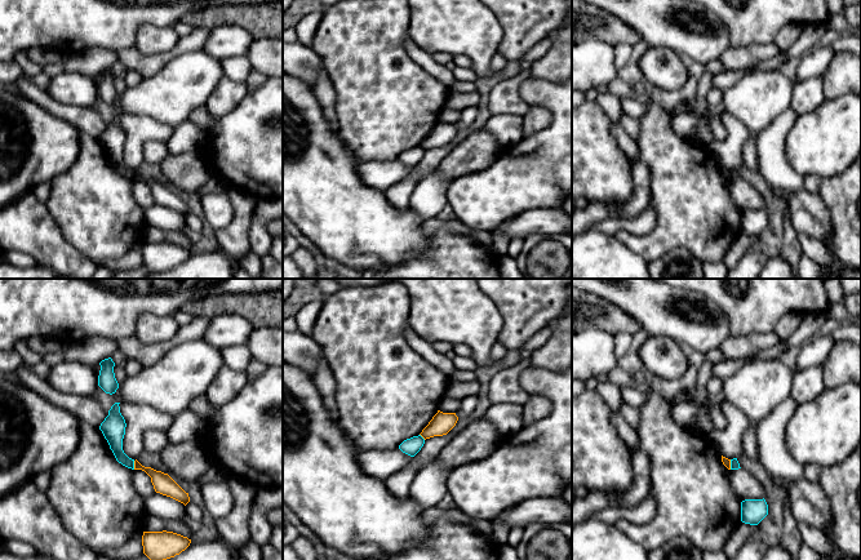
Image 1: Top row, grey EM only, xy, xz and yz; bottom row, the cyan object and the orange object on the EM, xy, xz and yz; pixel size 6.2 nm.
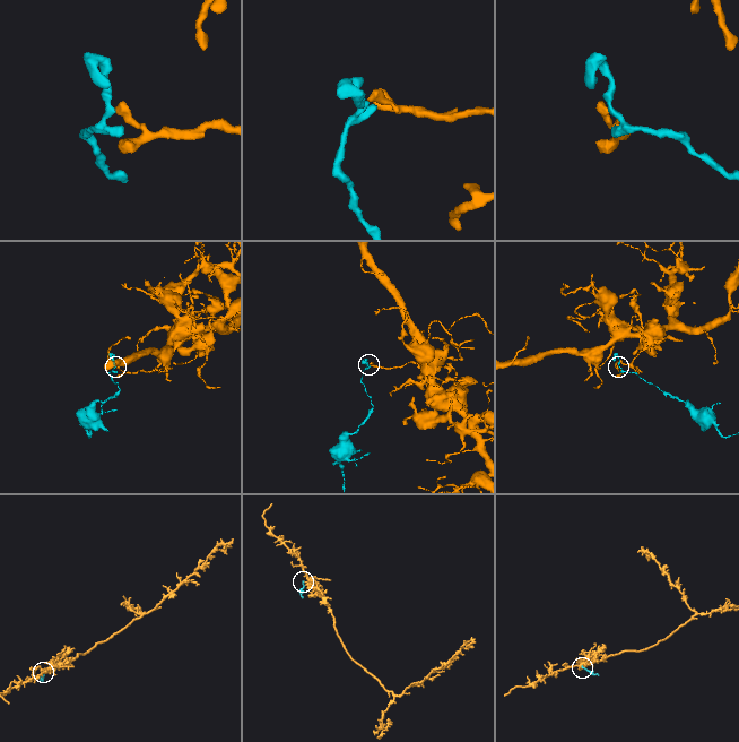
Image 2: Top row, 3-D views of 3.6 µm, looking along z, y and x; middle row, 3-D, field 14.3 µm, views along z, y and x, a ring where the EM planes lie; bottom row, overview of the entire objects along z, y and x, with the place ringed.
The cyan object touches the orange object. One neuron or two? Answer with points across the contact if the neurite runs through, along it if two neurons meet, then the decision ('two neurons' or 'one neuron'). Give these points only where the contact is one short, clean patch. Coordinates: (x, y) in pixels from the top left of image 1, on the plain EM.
border xy (133, 172), (134, 180); two neurons

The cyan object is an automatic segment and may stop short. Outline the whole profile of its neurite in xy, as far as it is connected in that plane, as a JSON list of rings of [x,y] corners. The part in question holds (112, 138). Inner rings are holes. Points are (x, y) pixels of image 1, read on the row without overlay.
[[[115,114],[108,121],[108,126],[101,134],[99,141],[107,151],[116,172],[123,177],[134,181],[134,170],[129,169],[123,161],[123,150],[125,146],[125,130],[120,124],[120,114]]]

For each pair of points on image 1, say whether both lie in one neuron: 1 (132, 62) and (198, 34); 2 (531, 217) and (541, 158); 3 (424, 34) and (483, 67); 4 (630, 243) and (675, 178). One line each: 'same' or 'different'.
1: same
2: different
3: same
4: same

